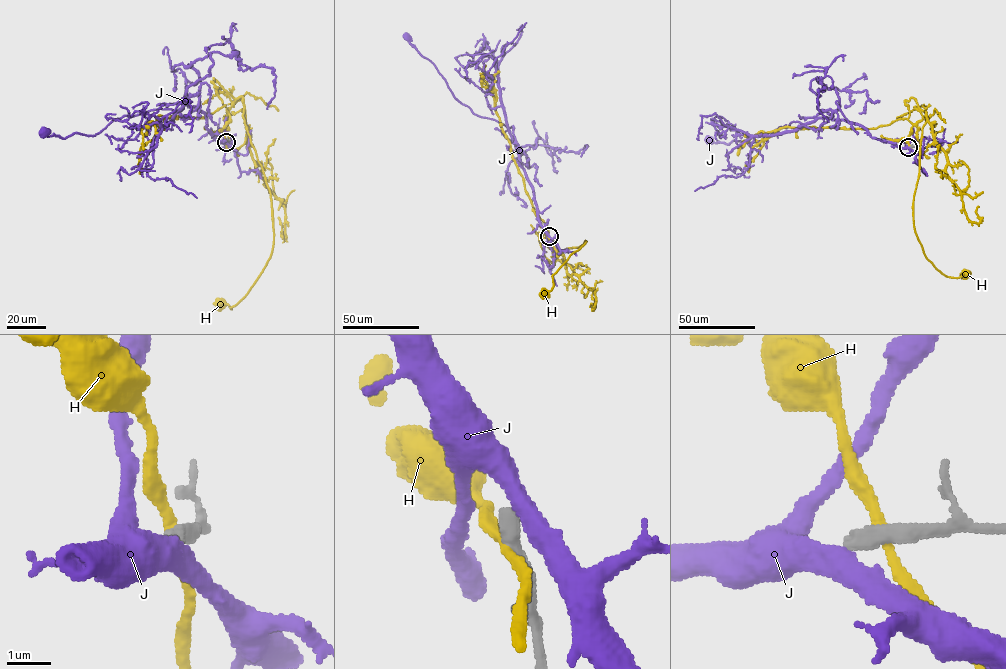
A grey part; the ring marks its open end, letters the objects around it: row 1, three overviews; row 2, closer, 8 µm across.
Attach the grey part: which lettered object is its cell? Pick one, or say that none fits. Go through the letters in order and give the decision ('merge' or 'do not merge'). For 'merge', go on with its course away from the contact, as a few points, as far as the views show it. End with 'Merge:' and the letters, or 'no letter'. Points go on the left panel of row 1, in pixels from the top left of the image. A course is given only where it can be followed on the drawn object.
H: do not merge
J: do not merge
Merge: no letter

